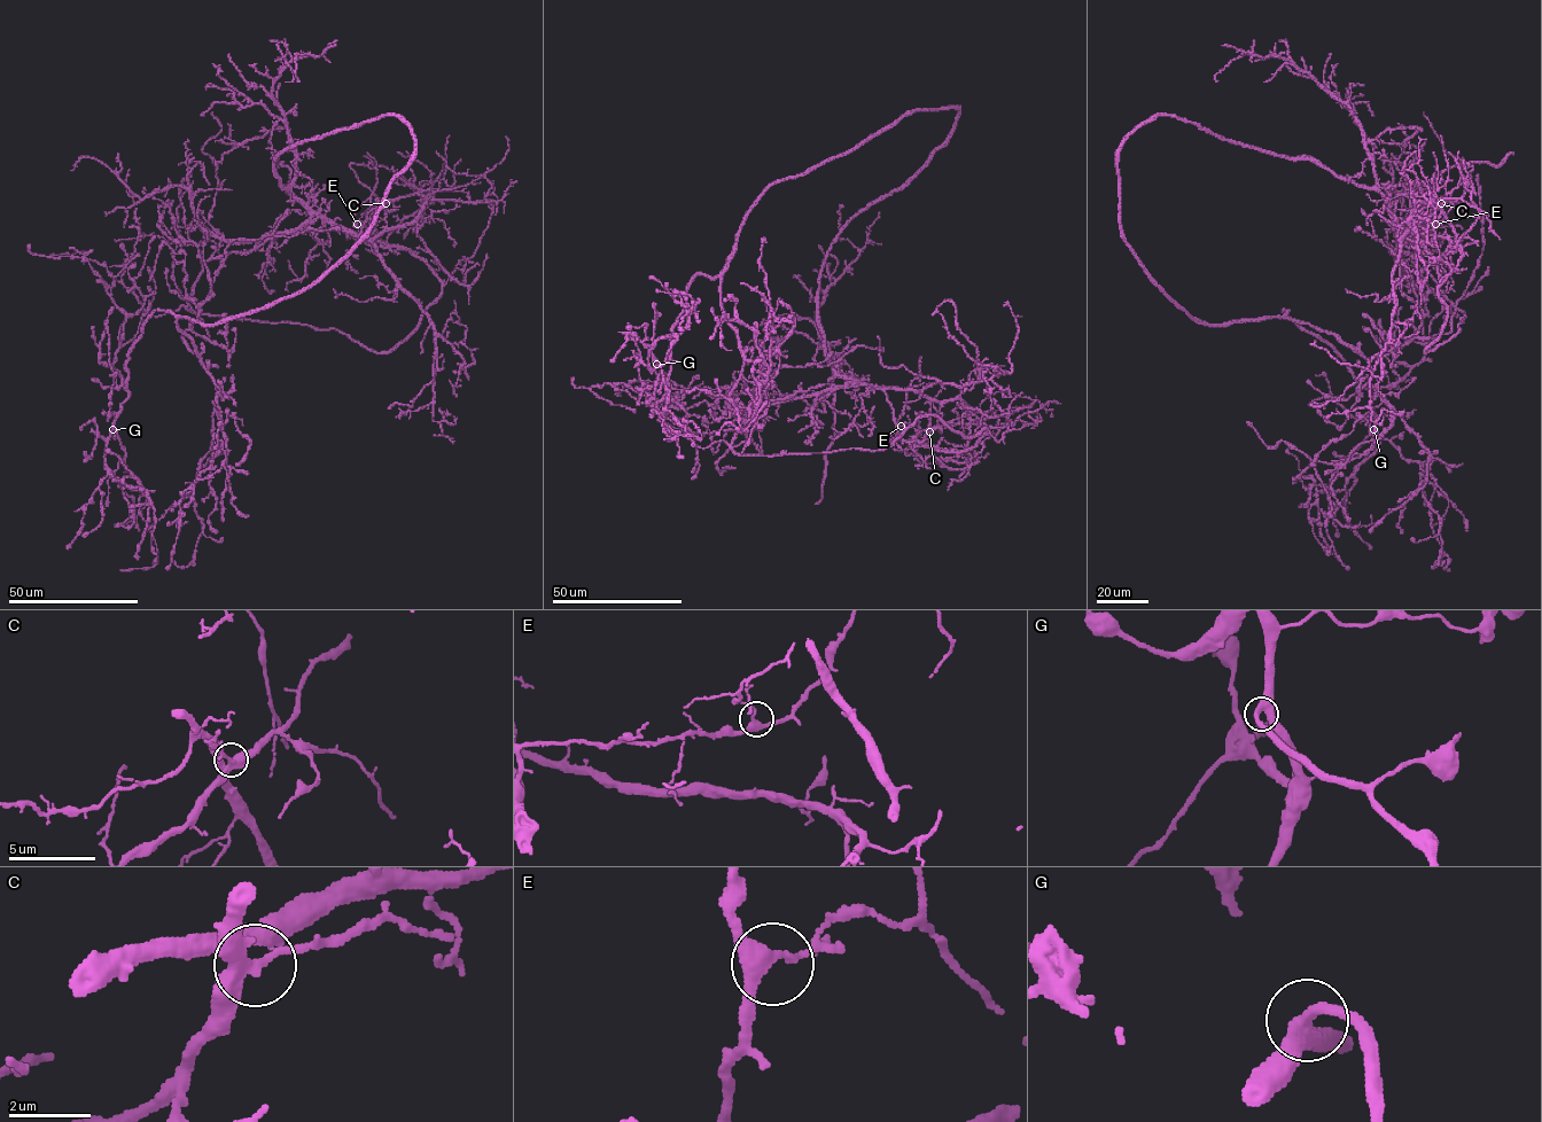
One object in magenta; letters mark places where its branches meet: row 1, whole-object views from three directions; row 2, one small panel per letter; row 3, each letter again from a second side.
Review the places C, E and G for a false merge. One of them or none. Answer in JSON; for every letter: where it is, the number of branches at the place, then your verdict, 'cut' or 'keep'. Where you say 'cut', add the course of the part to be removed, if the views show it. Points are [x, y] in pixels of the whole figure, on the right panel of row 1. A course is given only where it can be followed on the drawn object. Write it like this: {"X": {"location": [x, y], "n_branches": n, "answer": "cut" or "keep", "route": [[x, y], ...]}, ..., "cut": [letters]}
{"C": {"location": [1441, 203], "n_branches": 3, "answer": "cut", "route": [[1441, 203], [1462, 256], [1425, 352], [1465, 314], [1418, 246], [1464, 180], [1423, 111]]}, "E": {"location": [1435, 224], "n_branches": 3, "answer": "keep"}, "G": {"location": [1373, 429], "n_branches": 3, "answer": "keep"}, "cut": ["C"]}

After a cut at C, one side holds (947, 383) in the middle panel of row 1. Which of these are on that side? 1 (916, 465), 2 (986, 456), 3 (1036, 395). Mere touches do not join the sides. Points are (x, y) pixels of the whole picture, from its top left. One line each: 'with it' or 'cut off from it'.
1: cut off from it
2: with it
3: cut off from it

